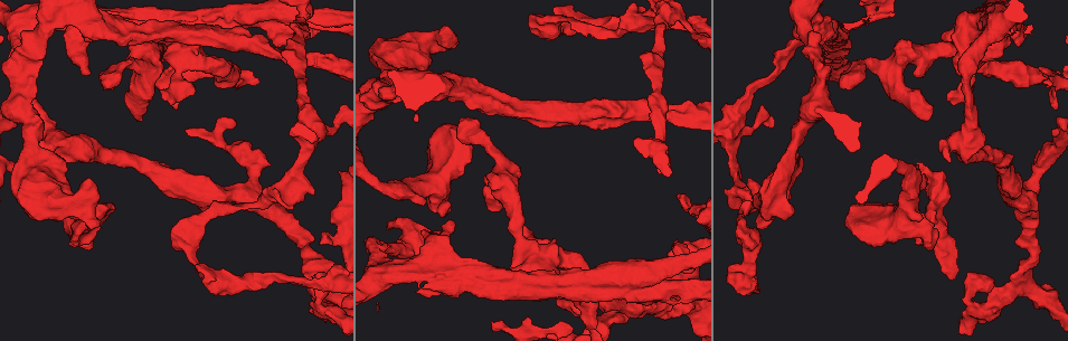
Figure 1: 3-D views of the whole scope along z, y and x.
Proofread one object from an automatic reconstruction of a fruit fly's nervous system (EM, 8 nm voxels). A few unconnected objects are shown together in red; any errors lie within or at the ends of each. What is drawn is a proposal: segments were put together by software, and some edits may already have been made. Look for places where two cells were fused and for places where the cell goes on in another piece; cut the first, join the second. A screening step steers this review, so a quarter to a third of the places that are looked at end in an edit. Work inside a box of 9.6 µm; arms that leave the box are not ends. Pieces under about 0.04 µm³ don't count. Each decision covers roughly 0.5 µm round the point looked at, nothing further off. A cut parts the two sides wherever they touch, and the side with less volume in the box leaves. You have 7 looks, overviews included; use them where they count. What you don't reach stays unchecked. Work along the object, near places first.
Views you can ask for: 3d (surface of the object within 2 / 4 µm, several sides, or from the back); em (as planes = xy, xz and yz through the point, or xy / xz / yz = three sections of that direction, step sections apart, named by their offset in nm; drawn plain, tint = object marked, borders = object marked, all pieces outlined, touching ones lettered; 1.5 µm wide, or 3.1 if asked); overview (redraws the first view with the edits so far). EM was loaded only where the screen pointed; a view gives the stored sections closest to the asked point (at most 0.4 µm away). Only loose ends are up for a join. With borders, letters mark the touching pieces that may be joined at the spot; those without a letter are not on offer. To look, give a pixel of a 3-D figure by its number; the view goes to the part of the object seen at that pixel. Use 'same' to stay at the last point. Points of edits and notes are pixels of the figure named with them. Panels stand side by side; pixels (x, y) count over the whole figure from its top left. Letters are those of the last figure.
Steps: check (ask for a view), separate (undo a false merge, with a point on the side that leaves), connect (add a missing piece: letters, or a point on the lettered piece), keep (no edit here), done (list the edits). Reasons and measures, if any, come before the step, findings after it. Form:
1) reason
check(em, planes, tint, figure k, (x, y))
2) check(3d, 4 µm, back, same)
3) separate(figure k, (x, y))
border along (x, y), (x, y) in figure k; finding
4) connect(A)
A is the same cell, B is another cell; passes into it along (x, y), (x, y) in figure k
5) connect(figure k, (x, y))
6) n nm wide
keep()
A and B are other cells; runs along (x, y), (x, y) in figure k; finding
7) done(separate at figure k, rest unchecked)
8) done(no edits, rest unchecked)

three-way junction
check(em, planes, tint, figure 1, (674, 278))

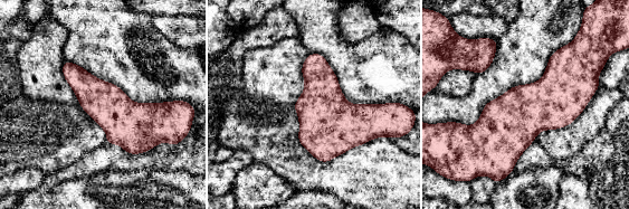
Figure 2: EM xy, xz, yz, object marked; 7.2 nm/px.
see the neighbours
check(em, planes, borders, same)

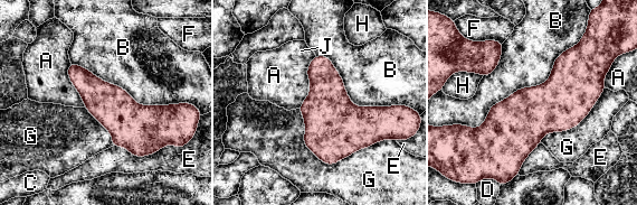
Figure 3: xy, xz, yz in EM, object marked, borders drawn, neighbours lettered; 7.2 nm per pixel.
300 nm wide; B touches over 1050 nm
keep()
A, B, C, D, E, F, G, H and J are other cells; one cell here

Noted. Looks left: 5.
check(em, planes, borders, figure 1, (598, 282))

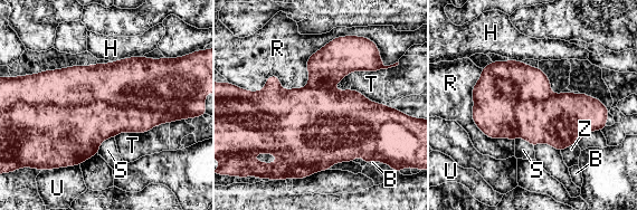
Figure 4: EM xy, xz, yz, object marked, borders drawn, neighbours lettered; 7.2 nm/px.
separate(figure 4, (84, 127))
B, H, R, S, T, U and Z are other cells; border along (29, 104), (104, 99), (182, 118) in figure 4; two cells meet here

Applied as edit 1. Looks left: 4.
redraw
check(overview)

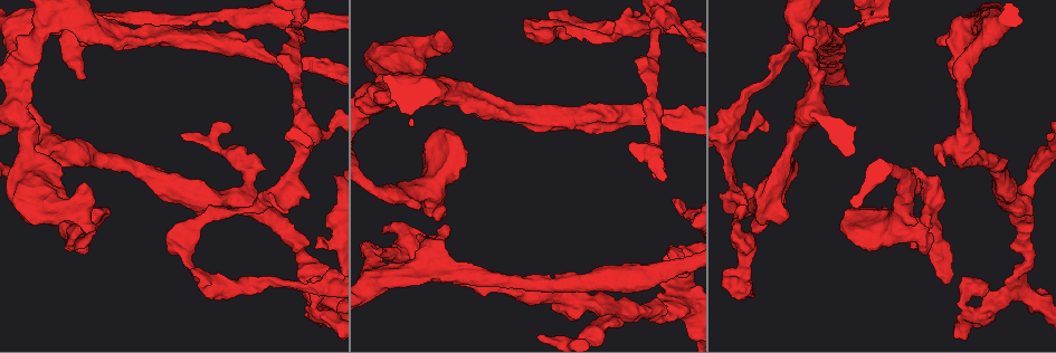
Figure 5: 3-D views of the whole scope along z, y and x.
check(3d, 2 µm, figure 5, (952, 75))

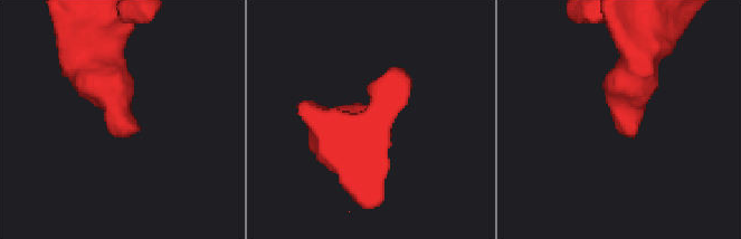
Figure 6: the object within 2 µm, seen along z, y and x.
shape alone is not enough
check(em, xy, step 8, tint, figure 6, (619, 124))

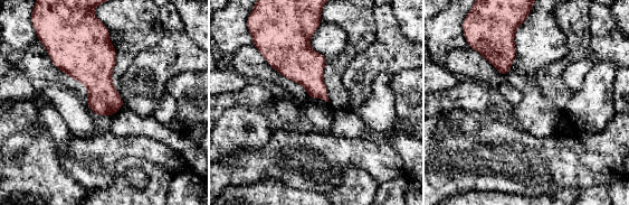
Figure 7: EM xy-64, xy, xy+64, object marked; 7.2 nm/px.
see the neighbours
check(em, xy, step 8, borders, same)

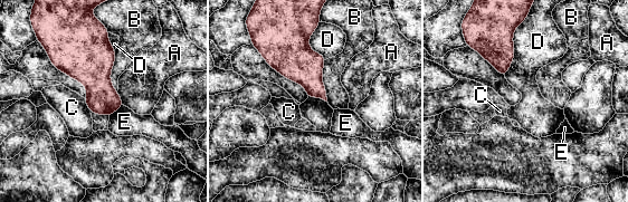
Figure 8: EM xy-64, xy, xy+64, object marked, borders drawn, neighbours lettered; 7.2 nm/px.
keep()
A, B, C, D and E are other cells; border along (123, 105), (110, 116) in figure 8; no lettered piece goes on from it

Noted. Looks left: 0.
done(separate at figure 4, rest unchecked)

